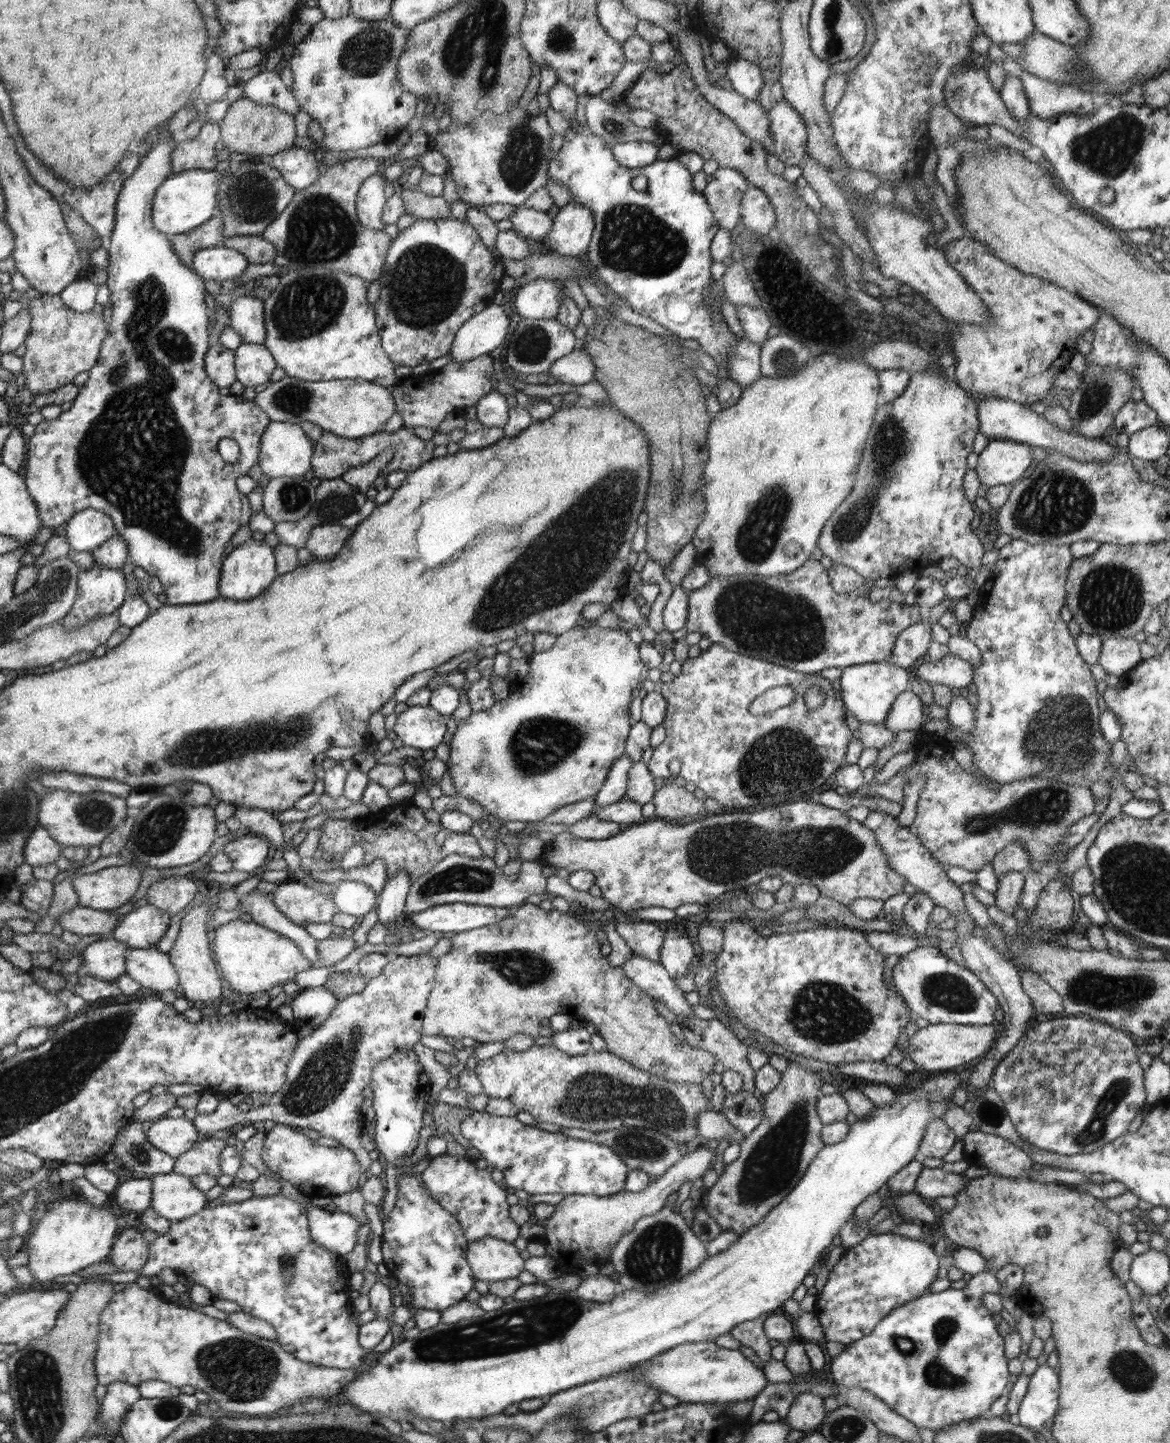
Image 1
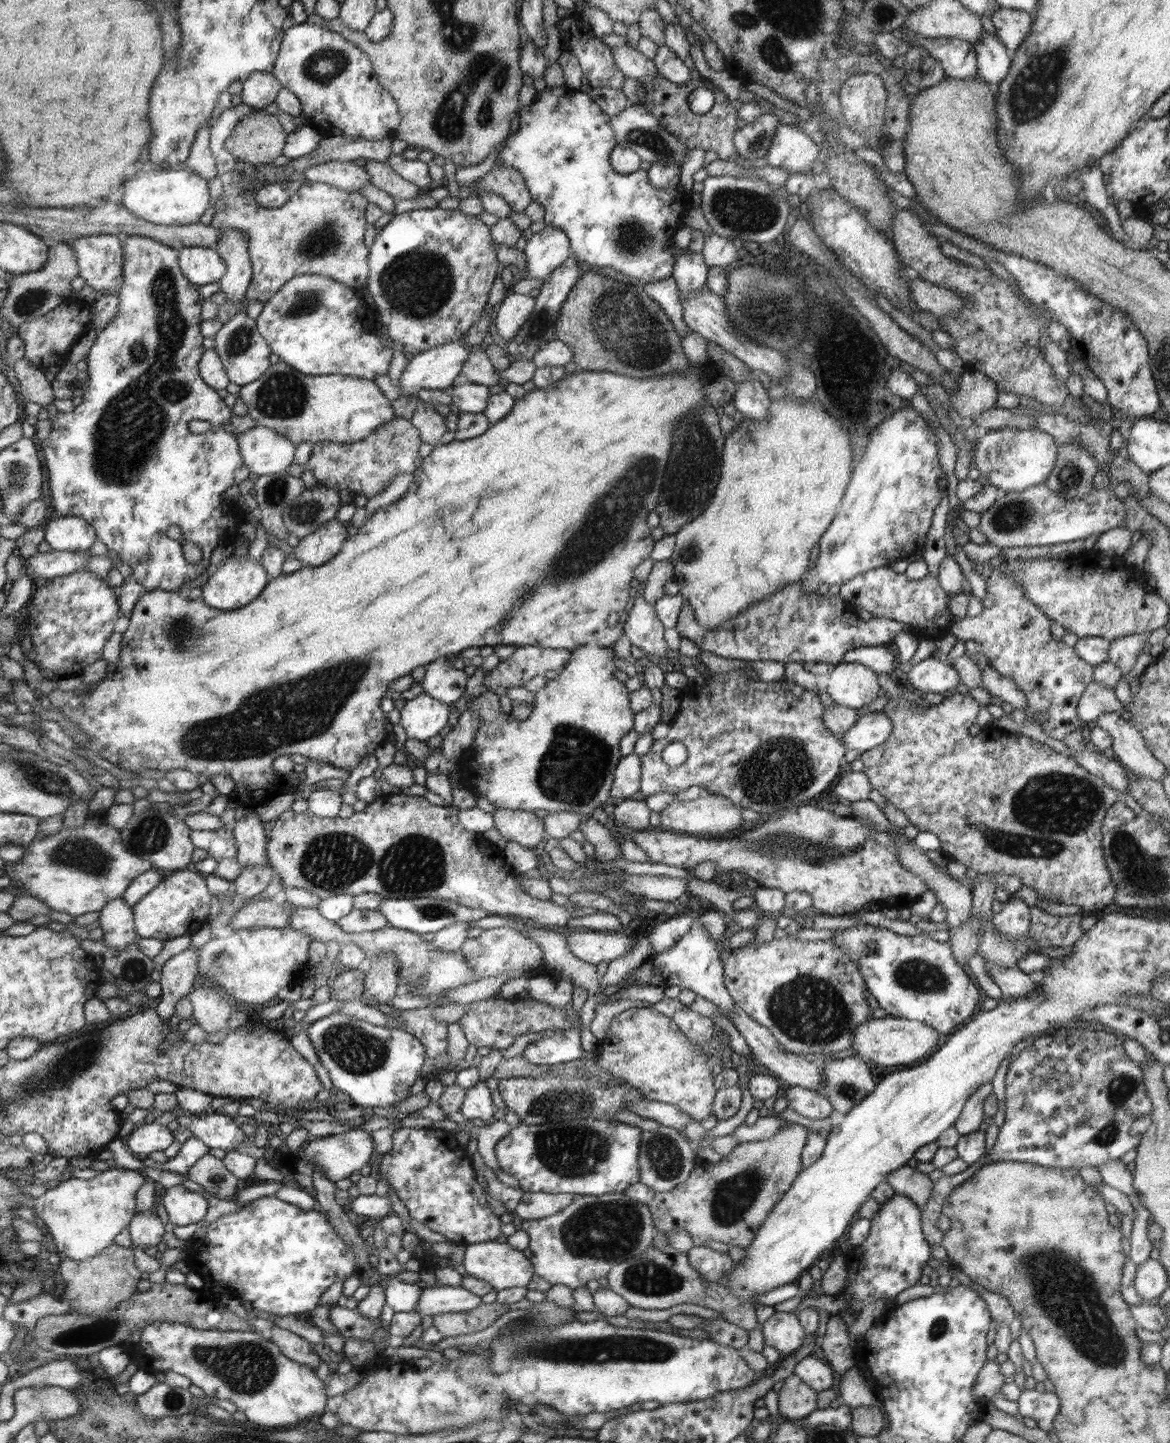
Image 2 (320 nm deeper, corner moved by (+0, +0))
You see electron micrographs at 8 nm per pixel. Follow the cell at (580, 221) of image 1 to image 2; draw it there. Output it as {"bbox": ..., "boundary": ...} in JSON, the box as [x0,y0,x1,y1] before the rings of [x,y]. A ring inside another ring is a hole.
{"bbox":[526,226,572,278],"boundary":[[[545,226],[545,228],[532,234],[526,248],[527,278],[547,278],[572,257],[570,242],[560,228]]]}

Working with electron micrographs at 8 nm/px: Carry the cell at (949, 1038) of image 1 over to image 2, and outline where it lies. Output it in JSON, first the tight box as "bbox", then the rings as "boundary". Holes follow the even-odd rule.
{"bbox":[848,1017,945,1066],"boundary":[[[872,1017],[866,1024],[859,1026],[854,1042],[848,1048],[848,1053],[862,1056],[865,1060],[872,1060],[877,1066],[912,1064],[928,1056],[930,1052],[934,1052],[936,1046],[940,1046],[944,1039],[945,1036],[923,1022],[911,1021],[902,1017]]]}

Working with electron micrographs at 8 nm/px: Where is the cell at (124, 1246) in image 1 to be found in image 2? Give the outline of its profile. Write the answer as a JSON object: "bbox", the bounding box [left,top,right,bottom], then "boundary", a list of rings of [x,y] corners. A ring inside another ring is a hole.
{"bbox":[128,1210,165,1251],"boundary":[[[154,1210],[136,1214],[132,1225],[128,1226],[132,1248],[142,1248],[144,1251],[150,1246],[160,1244],[165,1234],[164,1226]]]}

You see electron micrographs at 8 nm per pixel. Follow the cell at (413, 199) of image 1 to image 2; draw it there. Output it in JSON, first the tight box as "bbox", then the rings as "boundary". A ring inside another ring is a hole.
{"bbox":[364,161,420,201],"boundary":[[[367,161],[364,168],[367,170],[367,173],[370,174],[372,185],[387,192],[387,194],[396,201],[418,197],[418,190],[420,190],[420,188],[416,186],[416,184],[402,178],[402,176],[386,162]]]}

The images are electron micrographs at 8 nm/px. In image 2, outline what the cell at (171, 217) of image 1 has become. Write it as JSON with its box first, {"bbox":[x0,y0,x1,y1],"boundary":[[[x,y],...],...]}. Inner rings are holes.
{"bbox":[121,166,210,226],"boundary":[[[176,166],[164,169],[144,168],[124,182],[121,204],[138,219],[161,226],[192,225],[200,222],[210,206],[207,179],[195,172],[179,170]]]}

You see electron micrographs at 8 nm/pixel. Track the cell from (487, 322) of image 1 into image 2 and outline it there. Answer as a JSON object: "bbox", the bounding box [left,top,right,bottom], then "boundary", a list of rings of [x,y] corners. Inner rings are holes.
{"bbox":[399,338,474,396],"boundary":[[[465,338],[443,344],[442,346],[431,348],[430,350],[418,353],[408,361],[405,371],[401,376],[399,386],[399,396],[412,396],[416,395],[421,388],[436,389],[449,389],[454,385],[454,382],[461,375],[464,363],[468,358],[470,349],[474,346],[468,347],[465,345]]]}

